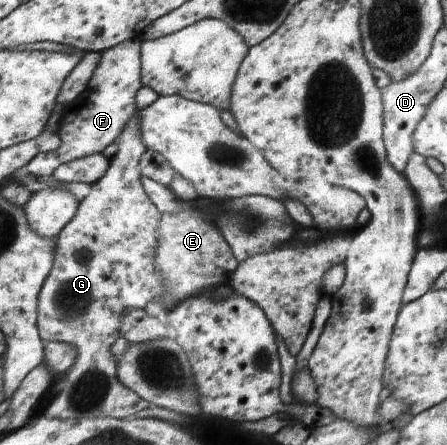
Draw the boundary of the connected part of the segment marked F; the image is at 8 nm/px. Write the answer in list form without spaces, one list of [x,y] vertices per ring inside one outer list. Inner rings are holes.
[[[142,39],[123,41],[114,49],[101,52],[101,60],[96,71],[91,73],[91,82],[82,95],[66,105],[59,121],[57,134],[61,146],[54,151],[61,163],[79,157],[101,154],[125,129],[125,125],[136,113],[136,95],[144,82],[141,80],[141,43]]]

